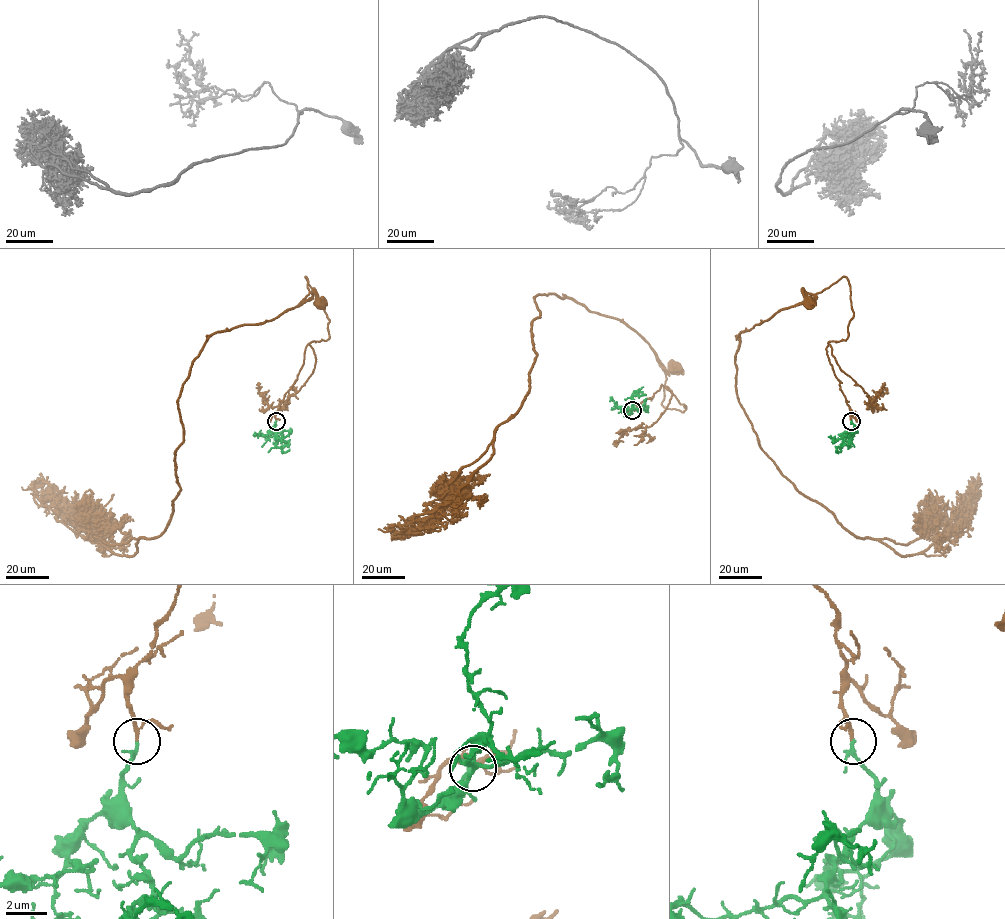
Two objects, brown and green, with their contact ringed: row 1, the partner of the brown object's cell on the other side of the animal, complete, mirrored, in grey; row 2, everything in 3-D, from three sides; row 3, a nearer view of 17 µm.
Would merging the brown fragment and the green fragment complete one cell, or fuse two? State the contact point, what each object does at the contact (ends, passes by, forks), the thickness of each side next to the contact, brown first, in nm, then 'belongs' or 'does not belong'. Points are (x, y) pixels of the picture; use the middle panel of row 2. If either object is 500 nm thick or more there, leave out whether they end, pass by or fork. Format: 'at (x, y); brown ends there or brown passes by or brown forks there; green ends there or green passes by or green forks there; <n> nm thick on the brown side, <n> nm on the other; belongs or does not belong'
at (632, 410); brown passes by; green passes by; 110 nm thick on the brown side, 150 nm on the other; belongs

